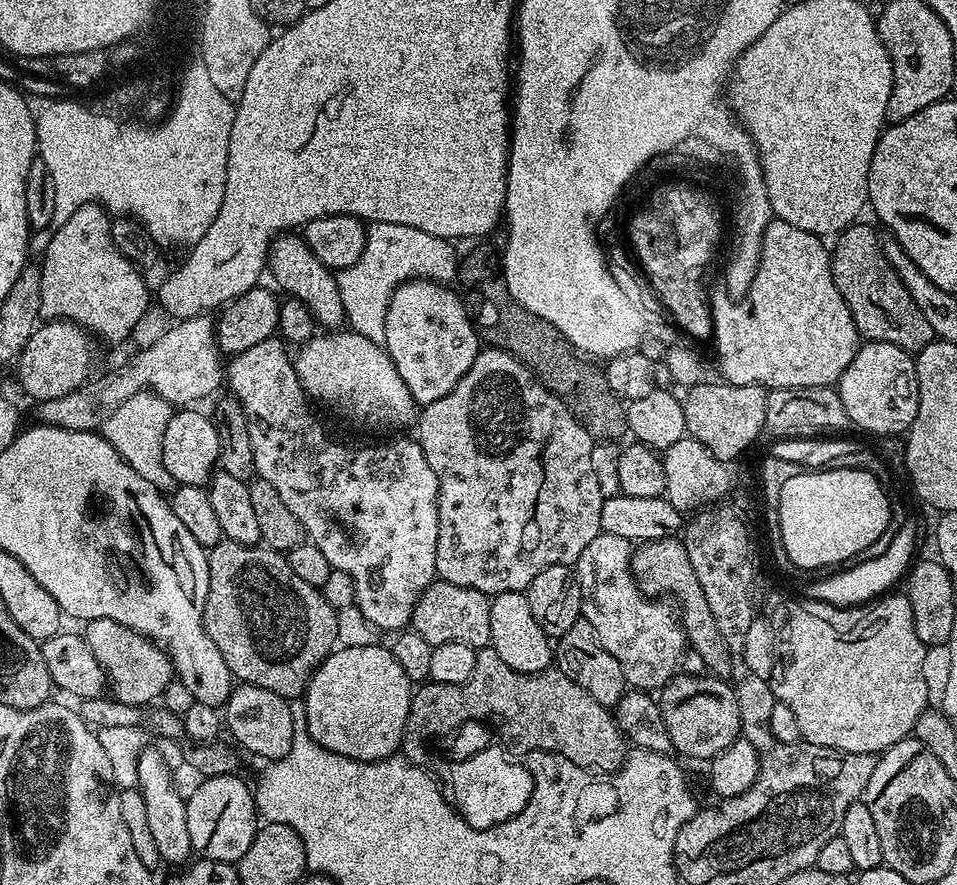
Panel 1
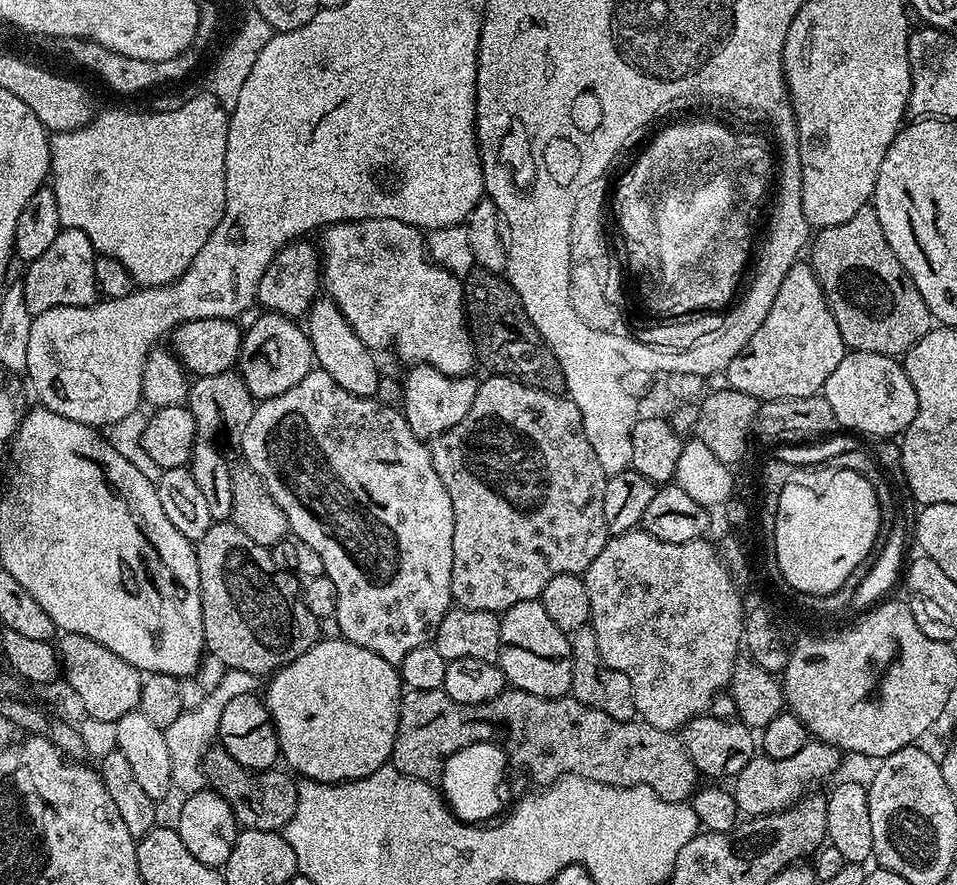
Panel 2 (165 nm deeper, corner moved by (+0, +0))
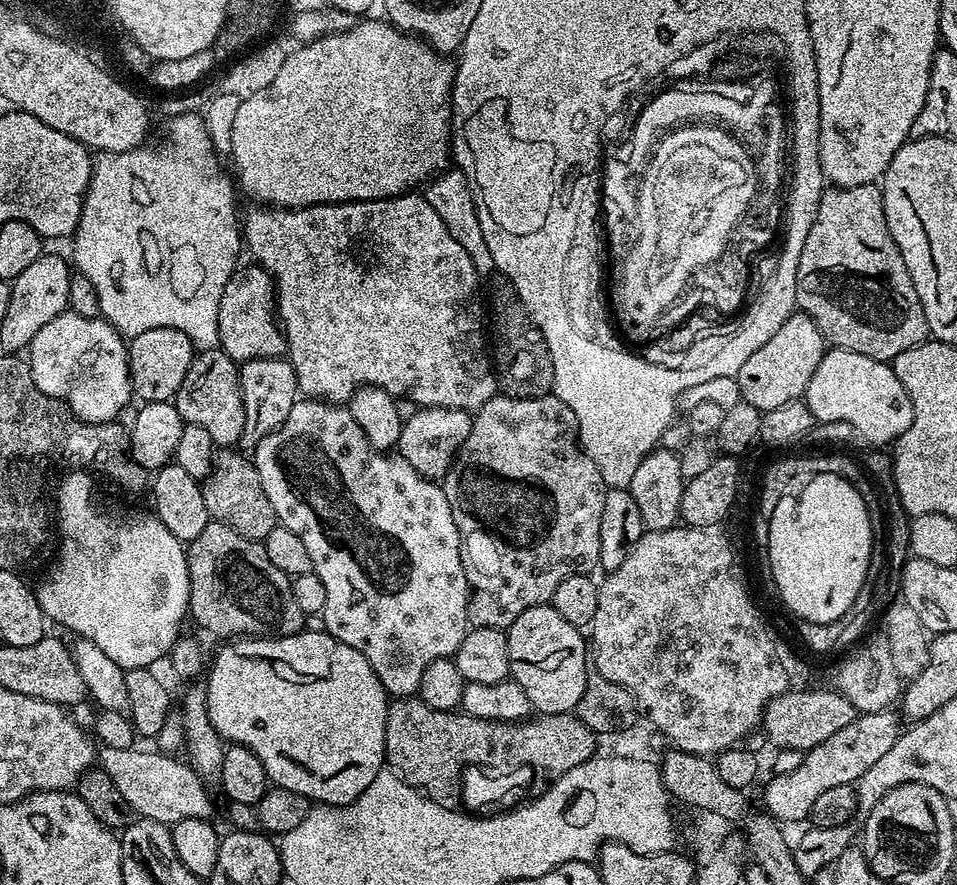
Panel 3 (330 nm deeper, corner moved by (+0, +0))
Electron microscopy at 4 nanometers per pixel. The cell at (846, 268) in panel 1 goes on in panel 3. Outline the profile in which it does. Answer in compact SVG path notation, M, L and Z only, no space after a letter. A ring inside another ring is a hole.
M879 183L853 188L825 187L814 226L810 226L806 242L802 242L802 258L798 258L796 307L818 326L831 347L866 354L866 358L891 362L902 350L910 350L929 339L918 290L914 290L910 270L906 270L894 238L890 238L890 226L886 226L884 194Z

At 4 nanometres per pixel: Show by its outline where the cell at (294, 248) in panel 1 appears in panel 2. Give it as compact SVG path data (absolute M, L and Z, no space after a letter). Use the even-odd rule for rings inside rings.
M331 298L313 300L312 307L306 313L307 320L306 331L316 355L319 371L330 374L330 378L334 378L334 382L338 382L338 386L342 386L342 390L350 394L375 397L382 369L376 365L376 360L372 357L375 356L373 349L367 348L362 338L354 334L350 322L346 322L342 310L338 310L335 302Z

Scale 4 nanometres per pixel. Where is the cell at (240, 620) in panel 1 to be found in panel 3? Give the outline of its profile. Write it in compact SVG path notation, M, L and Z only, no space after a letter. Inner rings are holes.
M212 520L198 538L187 545L188 577L190 578L190 594L188 595L188 611L191 619L196 619L200 628L205 628L212 636L228 636L224 638L263 638L265 636L289 636L305 627L306 617L298 610L298 602L294 602L292 582L289 576L282 574L270 558L266 558L266 550L259 540L242 538L238 530L230 530L222 522Z

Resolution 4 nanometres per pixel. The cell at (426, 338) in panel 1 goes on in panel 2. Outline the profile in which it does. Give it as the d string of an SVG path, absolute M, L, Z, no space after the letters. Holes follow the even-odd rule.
M418 364L407 369L408 377L403 377L404 402L402 411L406 422L410 422L410 430L419 440L431 442L446 430L458 426L462 418L474 406L478 380L475 375L447 376L442 370L434 370L429 364Z

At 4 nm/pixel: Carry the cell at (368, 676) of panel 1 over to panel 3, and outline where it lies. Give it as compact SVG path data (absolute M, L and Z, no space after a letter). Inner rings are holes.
M301 630L289 636L236 638L225 643L228 645L213 660L211 657L210 667L206 672L206 683L204 684L206 710L209 722L212 723L222 741L228 744L241 744L254 754L258 754L258 762L262 762L269 781L275 787L290 790L316 804L349 804L358 798L358 794L362 794L362 790L366 790L366 786L370 786L370 782L374 782L381 768L385 767L384 743L386 742L386 718L390 697L388 691L382 686L378 674L374 674L370 662L366 662L366 658L362 658L362 654L354 650L354 646L346 646L338 642L323 630L308 631Z

